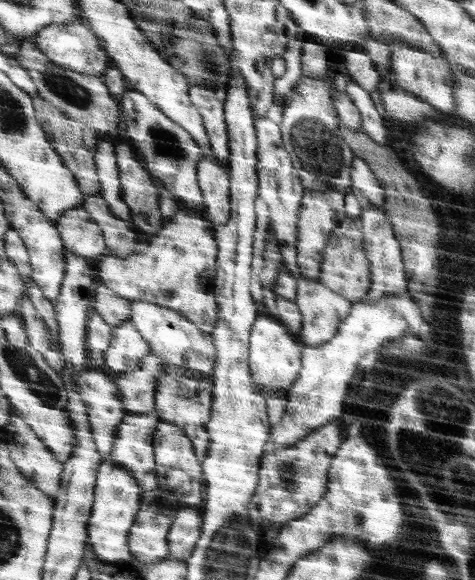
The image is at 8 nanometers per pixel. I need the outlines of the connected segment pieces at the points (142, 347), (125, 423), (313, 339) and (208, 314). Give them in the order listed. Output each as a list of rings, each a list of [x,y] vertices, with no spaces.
[[[128,320],[114,328],[113,342],[106,352],[105,368],[114,374],[135,371],[140,368],[143,358],[150,354],[151,345]]]
[[[151,410],[150,413],[134,414],[130,413],[124,417],[115,433],[115,442],[112,452],[105,458],[121,467],[124,467],[139,482],[143,492],[154,490],[160,486],[160,478],[157,473],[157,463],[154,458],[154,431],[158,428],[159,415]]]
[[[300,277],[297,280],[295,303],[301,314],[302,326],[299,334],[306,347],[316,347],[331,341],[339,330],[339,325],[349,316],[354,304],[343,295],[336,294],[331,287],[324,286],[318,280]]]
[[[185,205],[180,206],[180,210],[166,220],[166,224],[160,228],[160,232],[154,236],[146,252],[136,252],[130,258],[116,258],[108,256],[100,262],[100,280],[110,290],[115,291],[122,298],[129,301],[134,298],[144,299],[155,305],[160,305],[185,316],[191,320],[205,334],[210,334],[219,322],[219,305],[214,302],[214,276],[216,276],[216,239],[215,232],[212,232],[210,221],[202,220],[198,216],[192,216]]]

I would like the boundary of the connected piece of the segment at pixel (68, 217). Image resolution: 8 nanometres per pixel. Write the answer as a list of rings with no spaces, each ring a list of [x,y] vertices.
[[[82,206],[70,210],[68,214],[64,213],[56,223],[68,244],[67,250],[84,258],[98,256],[106,250],[102,240],[102,228],[98,228],[99,223],[92,220],[89,212]]]

